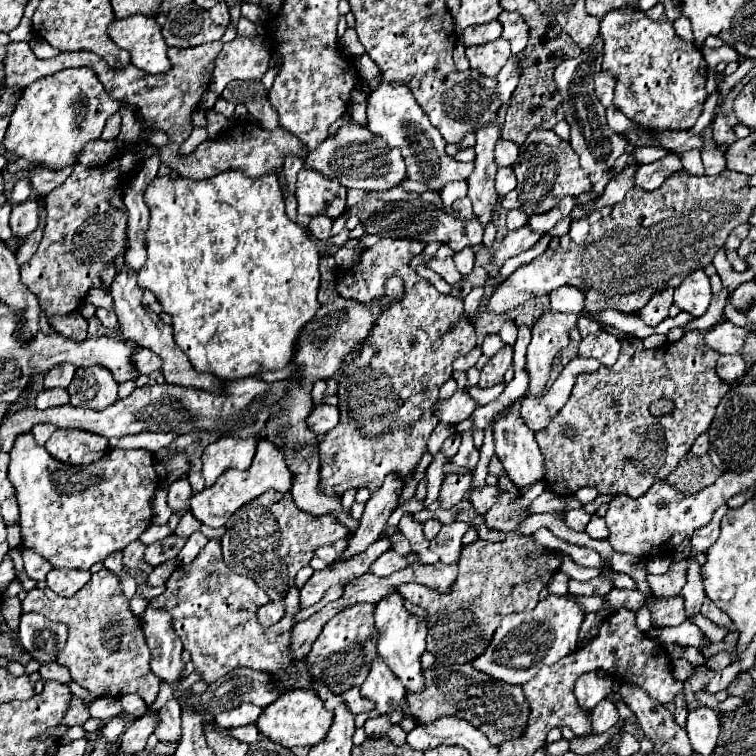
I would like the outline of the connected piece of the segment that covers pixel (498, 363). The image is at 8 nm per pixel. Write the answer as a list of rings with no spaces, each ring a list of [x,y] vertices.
[[[505,346],[499,354],[495,354],[485,368],[481,370],[481,378],[479,378],[479,388],[491,388],[499,382],[503,382],[503,374],[507,372],[507,368],[513,364],[513,348]]]

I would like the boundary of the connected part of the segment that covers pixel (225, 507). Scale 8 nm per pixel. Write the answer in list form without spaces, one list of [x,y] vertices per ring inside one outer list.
[[[259,440],[257,454],[255,454],[251,468],[247,468],[243,472],[241,470],[227,470],[225,474],[221,474],[221,478],[217,478],[217,482],[211,488],[205,488],[203,492],[197,492],[191,498],[191,512],[201,524],[219,528],[219,526],[225,526],[225,522],[233,516],[235,510],[239,510],[243,504],[251,502],[253,498],[261,496],[269,488],[273,488],[277,492],[289,492],[291,482],[293,482],[293,476],[285,464],[283,452],[277,450],[269,440]]]

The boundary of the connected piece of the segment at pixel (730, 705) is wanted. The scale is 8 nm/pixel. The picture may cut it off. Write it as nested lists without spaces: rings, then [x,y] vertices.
[[[728,696],[727,699],[723,702],[720,702],[718,709],[720,712],[730,712],[735,711],[739,706],[743,705],[744,699],[739,696]]]

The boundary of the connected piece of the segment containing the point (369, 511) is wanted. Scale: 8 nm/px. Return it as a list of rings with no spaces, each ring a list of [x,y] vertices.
[[[389,474],[389,478],[385,478],[381,490],[375,490],[371,494],[371,498],[365,504],[365,512],[361,516],[361,526],[355,532],[355,536],[349,538],[349,548],[345,550],[341,560],[351,558],[353,554],[361,554],[381,536],[389,516],[399,506],[401,490],[403,490],[401,478],[393,478],[393,474]]]

